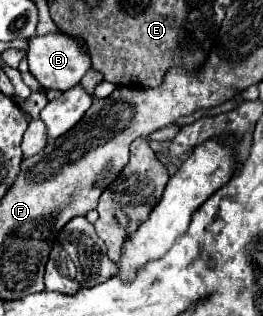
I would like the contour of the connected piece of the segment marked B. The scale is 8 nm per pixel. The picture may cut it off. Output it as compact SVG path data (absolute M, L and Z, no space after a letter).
M52 32L52 34L30 38L26 56L28 56L30 72L40 82L40 86L46 90L58 88L62 92L72 88L74 84L78 84L84 78L84 74L90 70L90 64L92 64L90 52L82 46L82 42L76 36L68 36L62 32Z

